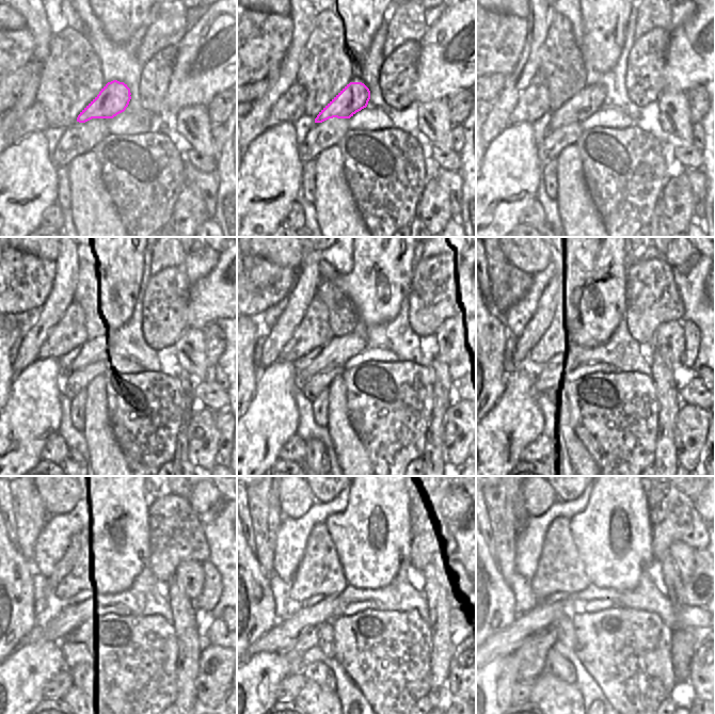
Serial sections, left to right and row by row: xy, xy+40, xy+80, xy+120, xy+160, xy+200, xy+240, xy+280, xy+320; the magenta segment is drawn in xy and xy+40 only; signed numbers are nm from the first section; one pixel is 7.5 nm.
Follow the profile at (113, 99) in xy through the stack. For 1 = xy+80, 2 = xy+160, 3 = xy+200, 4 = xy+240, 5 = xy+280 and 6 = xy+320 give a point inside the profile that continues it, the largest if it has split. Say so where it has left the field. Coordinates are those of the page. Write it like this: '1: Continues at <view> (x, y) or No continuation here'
1: Continues at xy+80 (591, 98)
2: Continues at xy+160 (334, 354)
3: Continues at xy+200 (557, 371)
4: Continues at xy+240 (90, 608)
5: Continues at xy+280 (284, 634)
6: Continues at xy+320 (504, 643)

